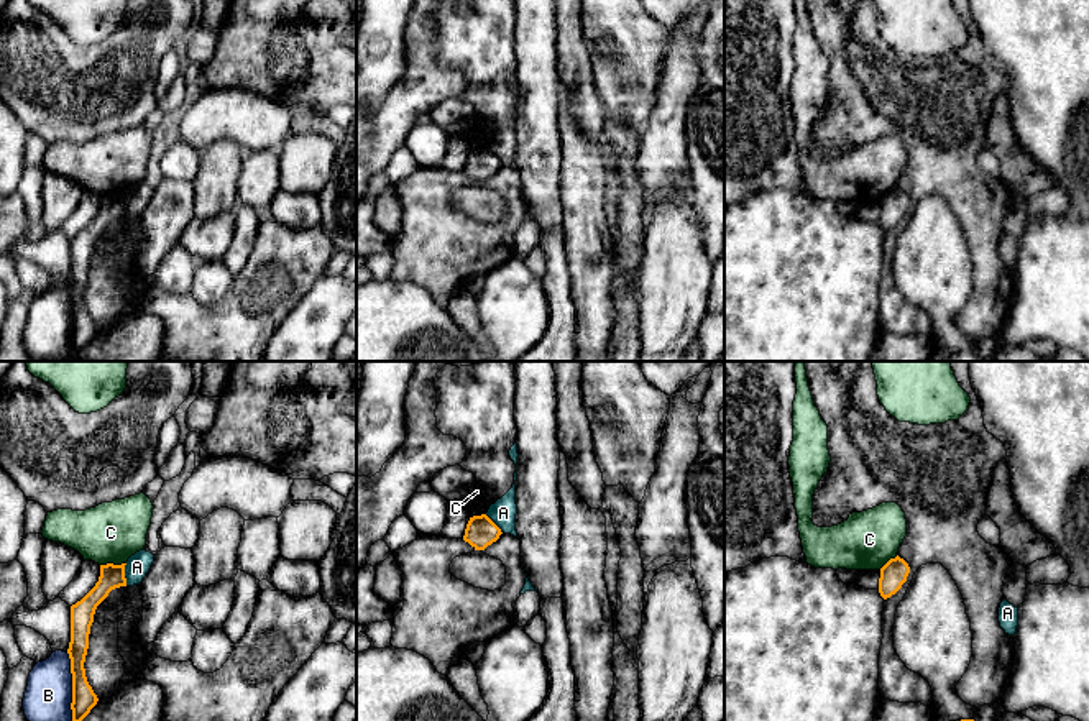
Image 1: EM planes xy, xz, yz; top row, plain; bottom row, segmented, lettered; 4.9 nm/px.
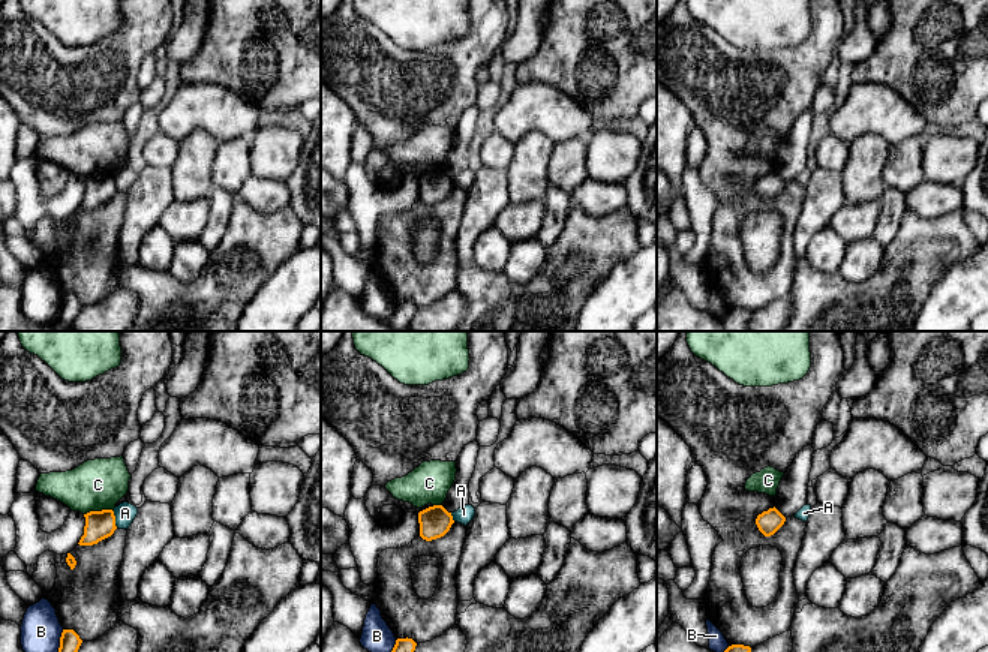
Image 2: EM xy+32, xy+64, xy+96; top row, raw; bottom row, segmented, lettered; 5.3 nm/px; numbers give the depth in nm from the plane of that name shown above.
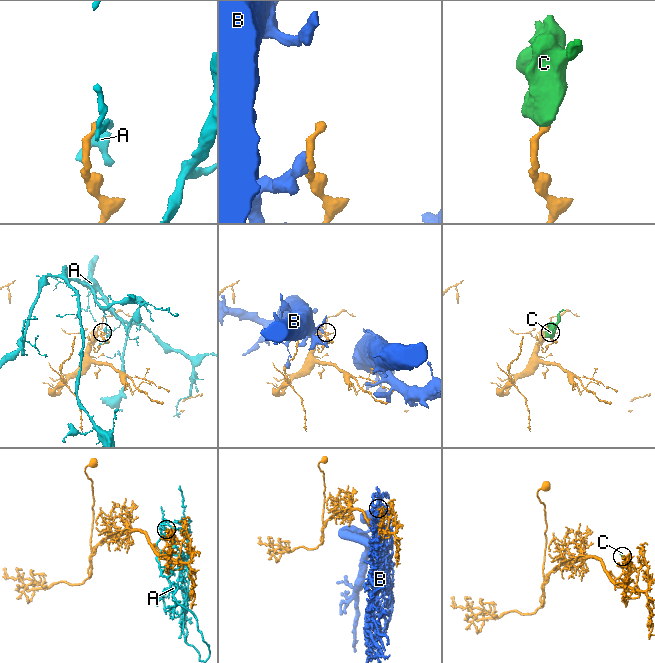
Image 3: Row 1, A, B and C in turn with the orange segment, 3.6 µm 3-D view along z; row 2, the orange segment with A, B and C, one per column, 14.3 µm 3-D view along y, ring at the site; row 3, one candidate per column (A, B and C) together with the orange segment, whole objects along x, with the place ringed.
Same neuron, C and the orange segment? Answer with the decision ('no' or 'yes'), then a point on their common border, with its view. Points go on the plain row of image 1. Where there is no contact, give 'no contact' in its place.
no; meets orange in xy at (112, 196)

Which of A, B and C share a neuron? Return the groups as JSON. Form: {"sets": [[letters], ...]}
{"sets": [["A"], ["B"], ["C"]]}

